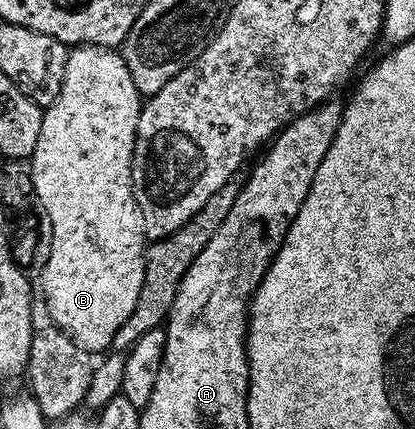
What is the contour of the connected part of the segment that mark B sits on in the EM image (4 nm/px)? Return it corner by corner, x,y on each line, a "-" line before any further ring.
82,45
74,48
65,60
65,82
57,92
57,98
52,105
44,110
41,118
41,130
39,139
35,143
35,151
31,158
33,170
32,196
41,204
45,217
49,220
48,228
51,230
51,255
47,255
47,267
43,267
41,278
43,279
43,291
45,302
51,311
51,319
71,340
84,349
90,355
96,355
100,349
108,350
112,346
119,327
123,327
125,320
135,311
135,303
139,303
139,291
143,287
143,275
145,274
145,250
147,238
141,212
137,206
137,200
133,194
133,144
137,138
137,124
143,104
142,94
137,92
135,83
131,79
131,71
127,71
127,63
121,58
116,48
103,49
99,45

